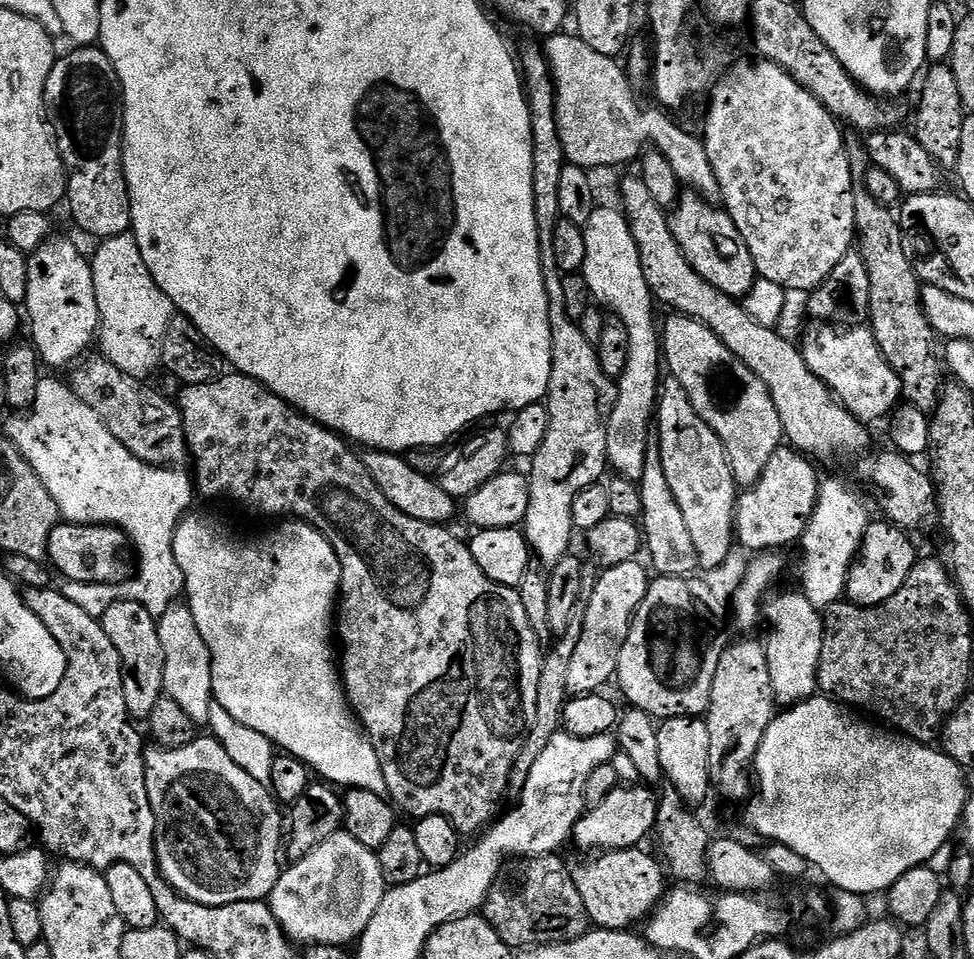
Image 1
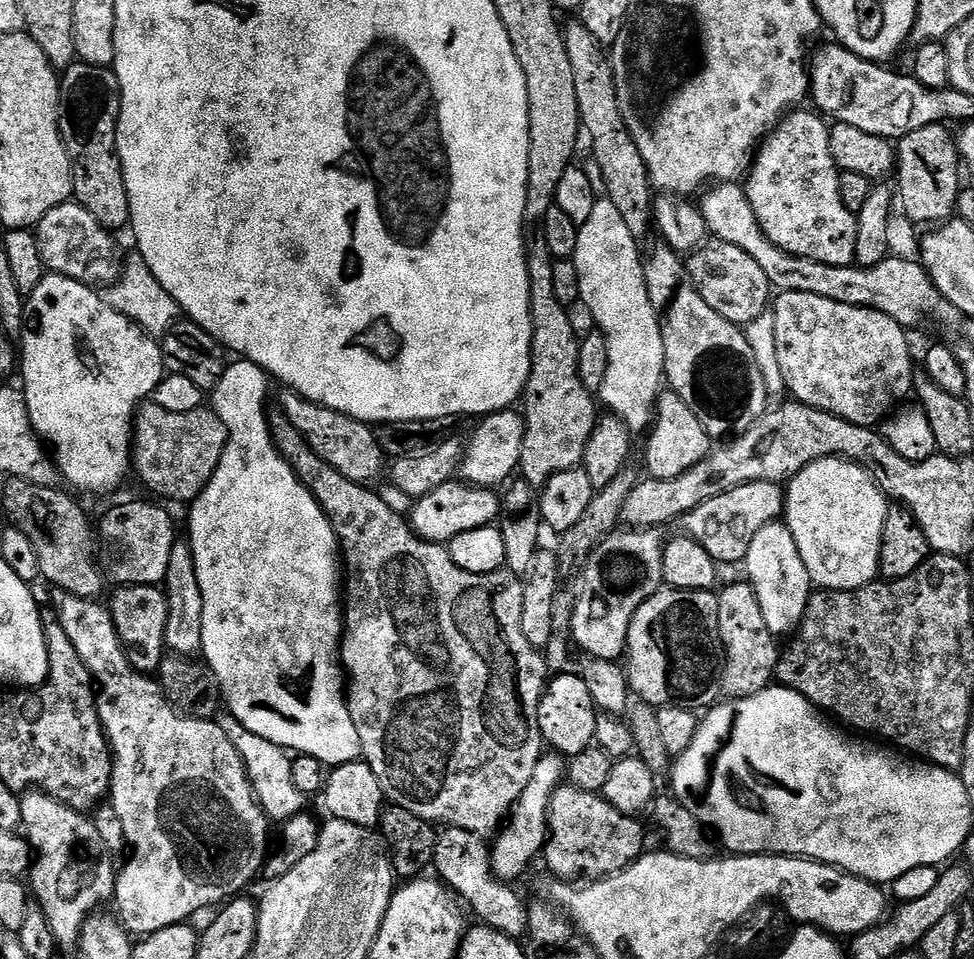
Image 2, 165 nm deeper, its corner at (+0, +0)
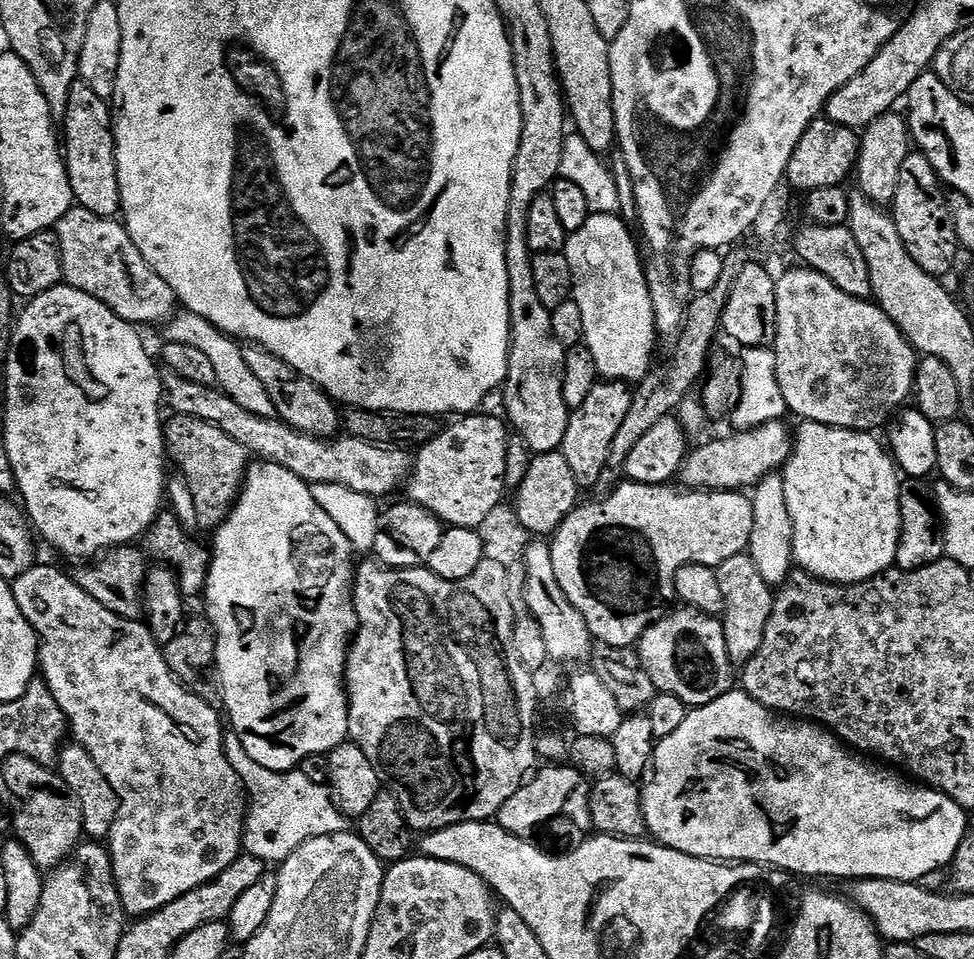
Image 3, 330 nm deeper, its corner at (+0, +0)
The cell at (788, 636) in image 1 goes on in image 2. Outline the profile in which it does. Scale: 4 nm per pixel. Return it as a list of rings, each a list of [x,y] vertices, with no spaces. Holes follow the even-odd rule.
[[[777,522],[758,530],[742,564],[748,567],[747,583],[754,590],[758,606],[762,606],[762,618],[766,618],[766,626],[770,626],[772,635],[777,638],[791,637],[804,620],[814,585],[806,570],[806,562],[802,562],[802,554],[798,554],[794,534],[790,534],[788,525]]]

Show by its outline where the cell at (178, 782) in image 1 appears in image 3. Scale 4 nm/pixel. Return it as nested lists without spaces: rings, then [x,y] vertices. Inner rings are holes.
[[[40,562],[30,570],[26,570],[26,574],[11,581],[11,586],[14,598],[18,602],[18,610],[22,610],[26,622],[36,632],[38,668],[44,683],[47,684],[50,694],[54,694],[54,702],[62,706],[62,714],[68,719],[68,727],[75,743],[84,747],[90,754],[90,758],[98,762],[98,770],[106,774],[106,782],[114,786],[114,794],[118,794],[120,799],[118,818],[114,822],[112,833],[108,835],[106,847],[112,854],[112,873],[116,879],[116,889],[120,892],[122,906],[129,917],[149,916],[151,912],[156,912],[162,906],[174,902],[174,898],[182,898],[182,894],[190,894],[190,890],[210,882],[218,874],[222,874],[222,870],[226,870],[226,866],[230,866],[230,862],[234,862],[242,854],[246,796],[242,791],[240,776],[234,770],[234,766],[230,766],[228,756],[224,752],[226,728],[222,723],[221,713],[219,711],[216,713],[209,701],[198,698],[189,688],[181,684],[180,679],[170,670],[164,657],[164,649],[152,637],[152,631],[148,629],[147,623],[140,620],[127,620],[118,614],[110,614],[110,610],[106,610],[102,602],[94,602],[94,598],[90,598],[90,594],[86,594],[86,590],[82,590],[82,586],[78,586],[69,573],[67,576],[66,573]]]

